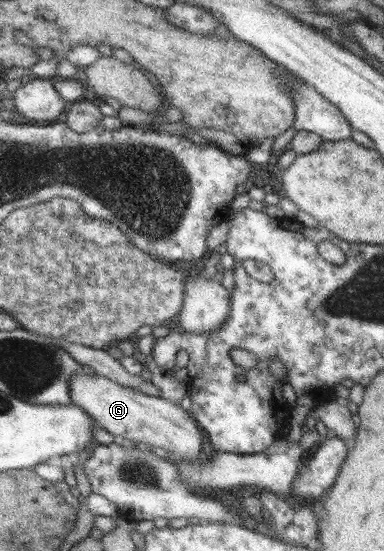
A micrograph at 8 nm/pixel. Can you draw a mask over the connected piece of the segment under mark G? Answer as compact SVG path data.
M82 370L74 371L68 380L68 395L71 403L80 407L94 421L94 425L97 424L115 438L160 448L176 460L196 462L201 450L202 429L180 405L134 392L124 385L108 380L108 377L96 373L85 374Z

